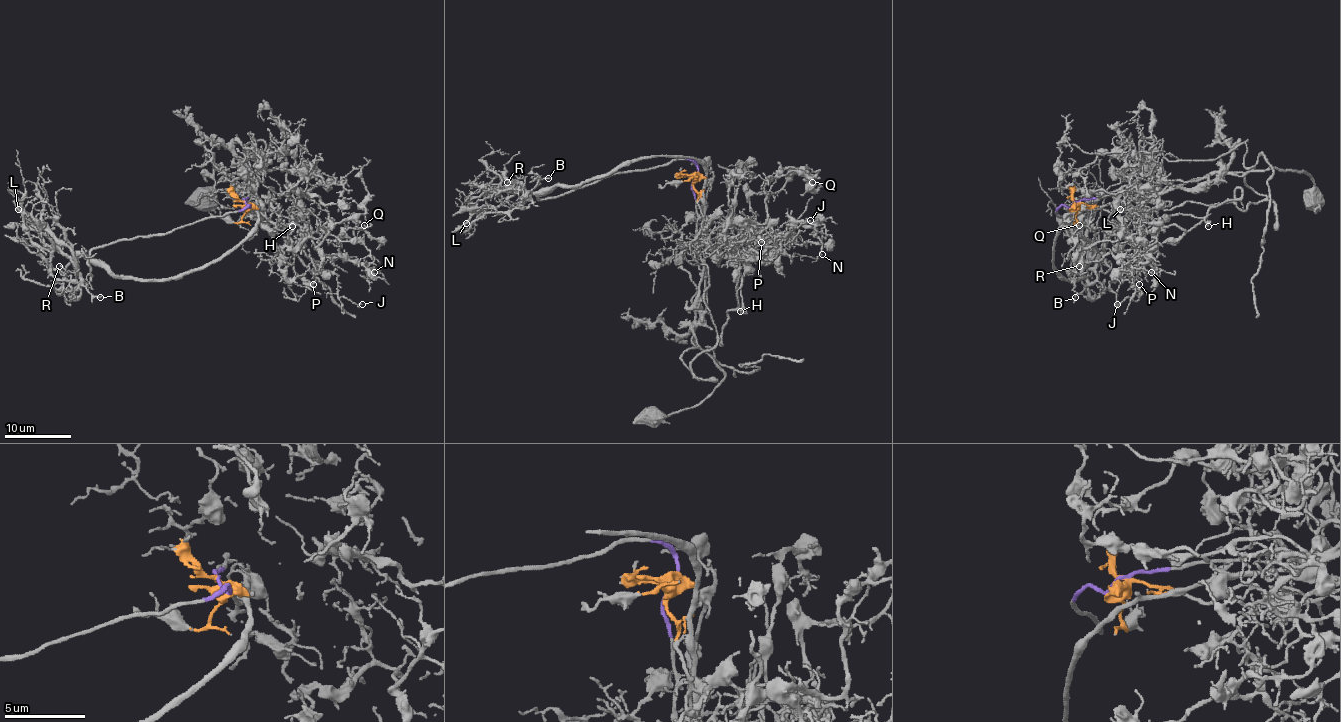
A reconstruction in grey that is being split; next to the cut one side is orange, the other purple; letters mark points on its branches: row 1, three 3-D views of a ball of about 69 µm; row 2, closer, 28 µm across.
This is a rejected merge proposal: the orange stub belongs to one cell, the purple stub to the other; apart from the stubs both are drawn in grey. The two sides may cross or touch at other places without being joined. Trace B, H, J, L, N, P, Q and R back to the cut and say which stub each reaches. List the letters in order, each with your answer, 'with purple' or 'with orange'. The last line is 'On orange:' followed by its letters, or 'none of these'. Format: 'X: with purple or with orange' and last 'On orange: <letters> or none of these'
B: with purple
H: with orange
J: with orange
L: with purple
N: with orange
P: with orange
Q: with orange
R: with purple
On orange: H, J, N, P, Q

